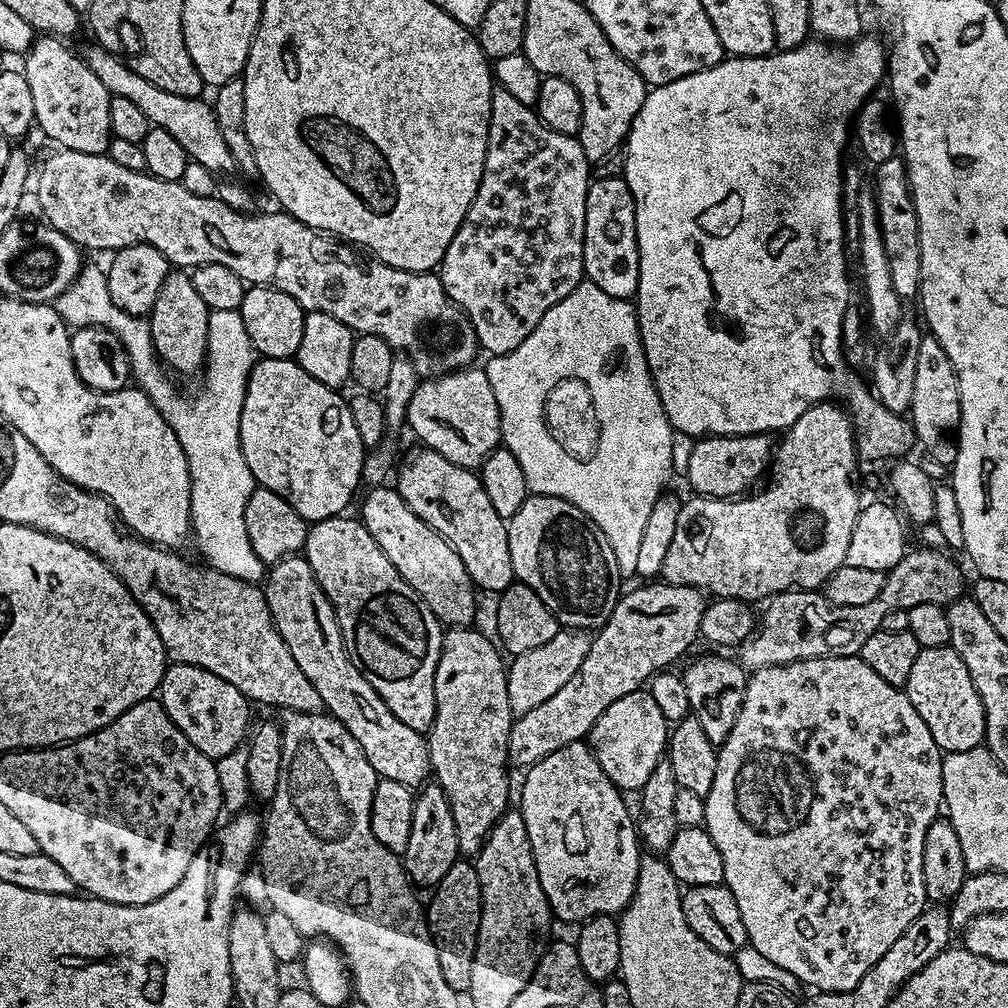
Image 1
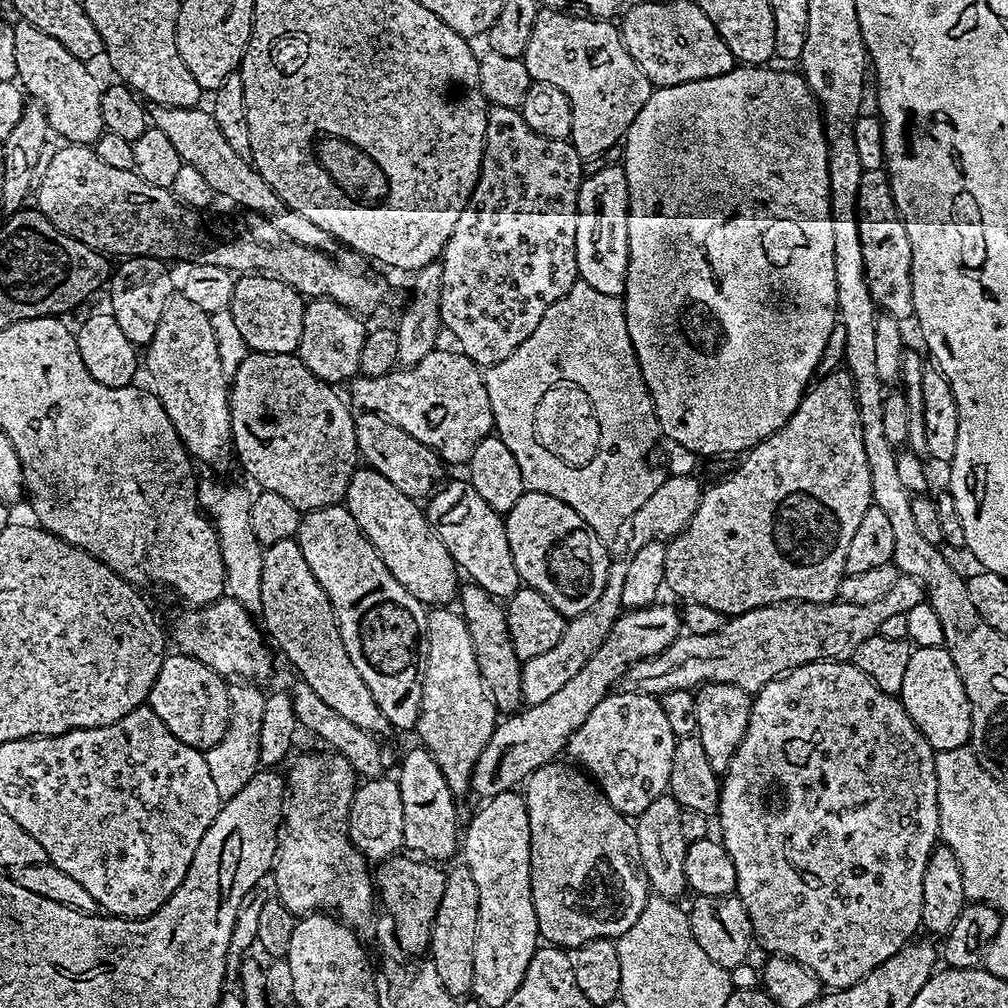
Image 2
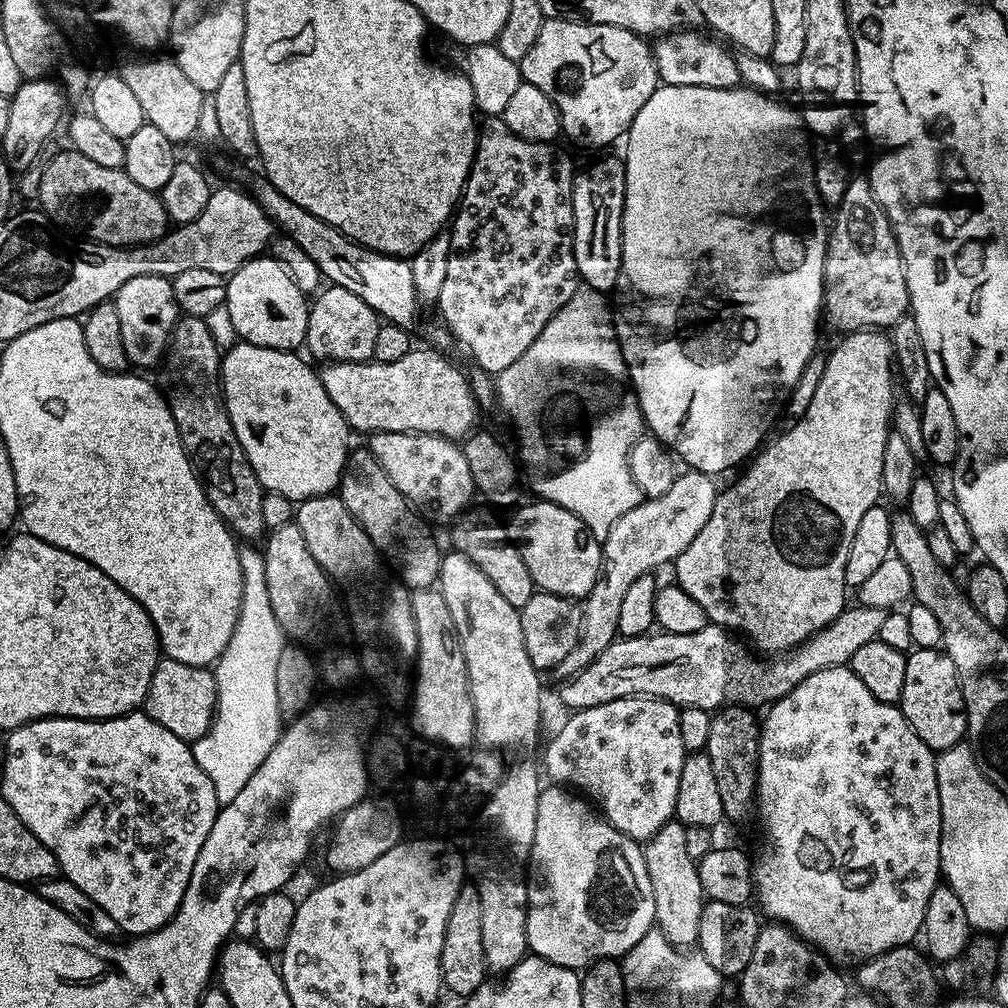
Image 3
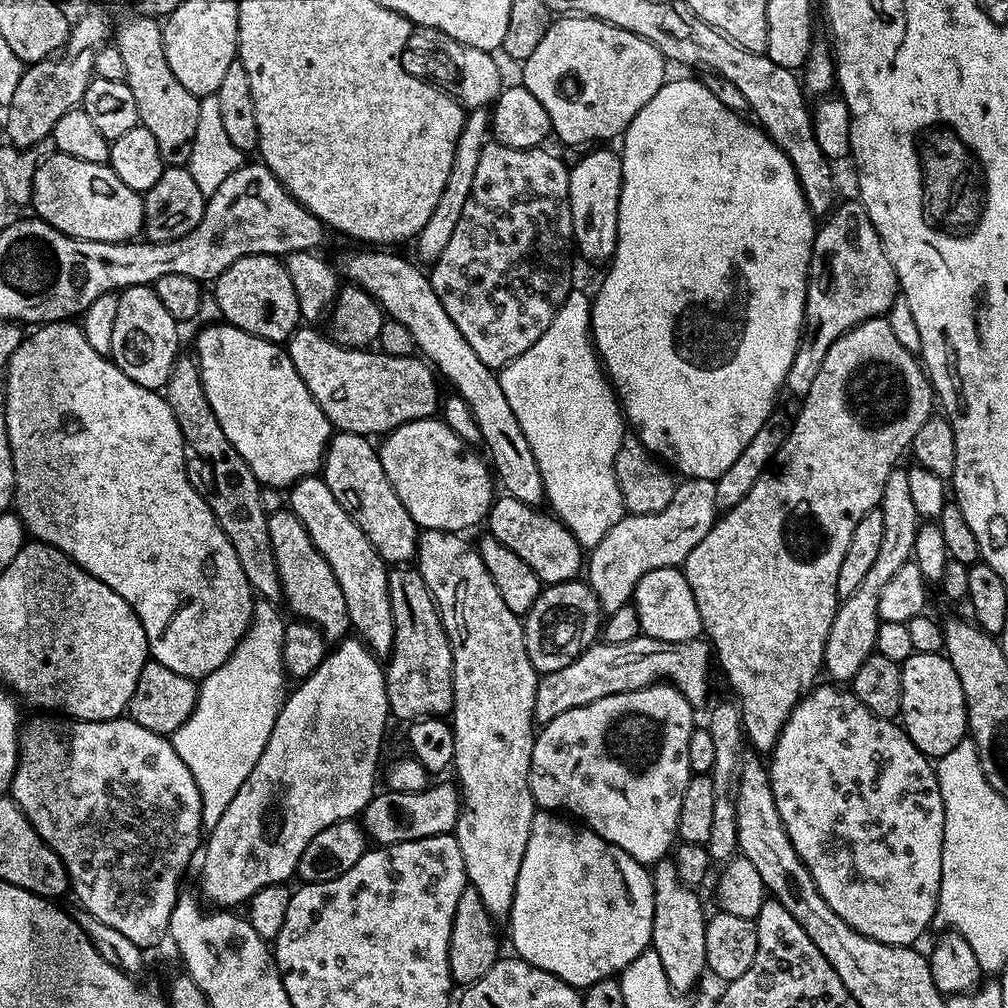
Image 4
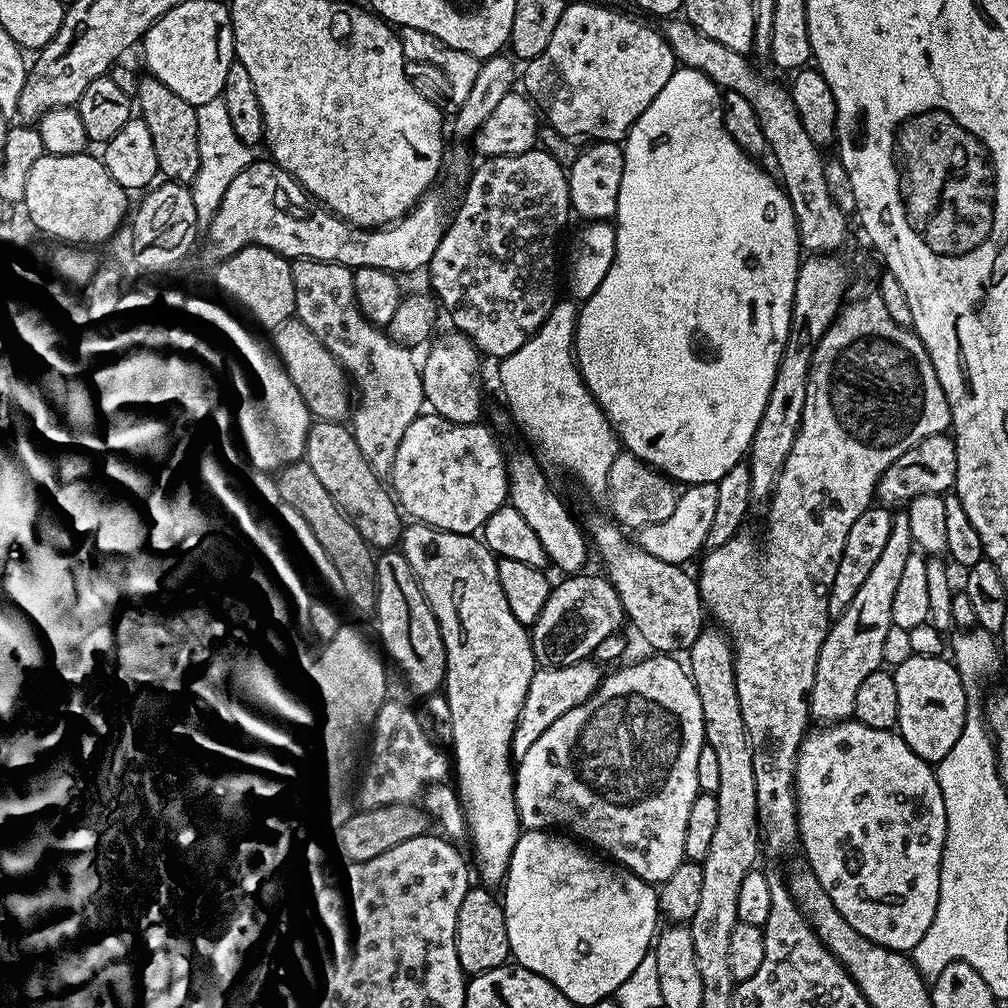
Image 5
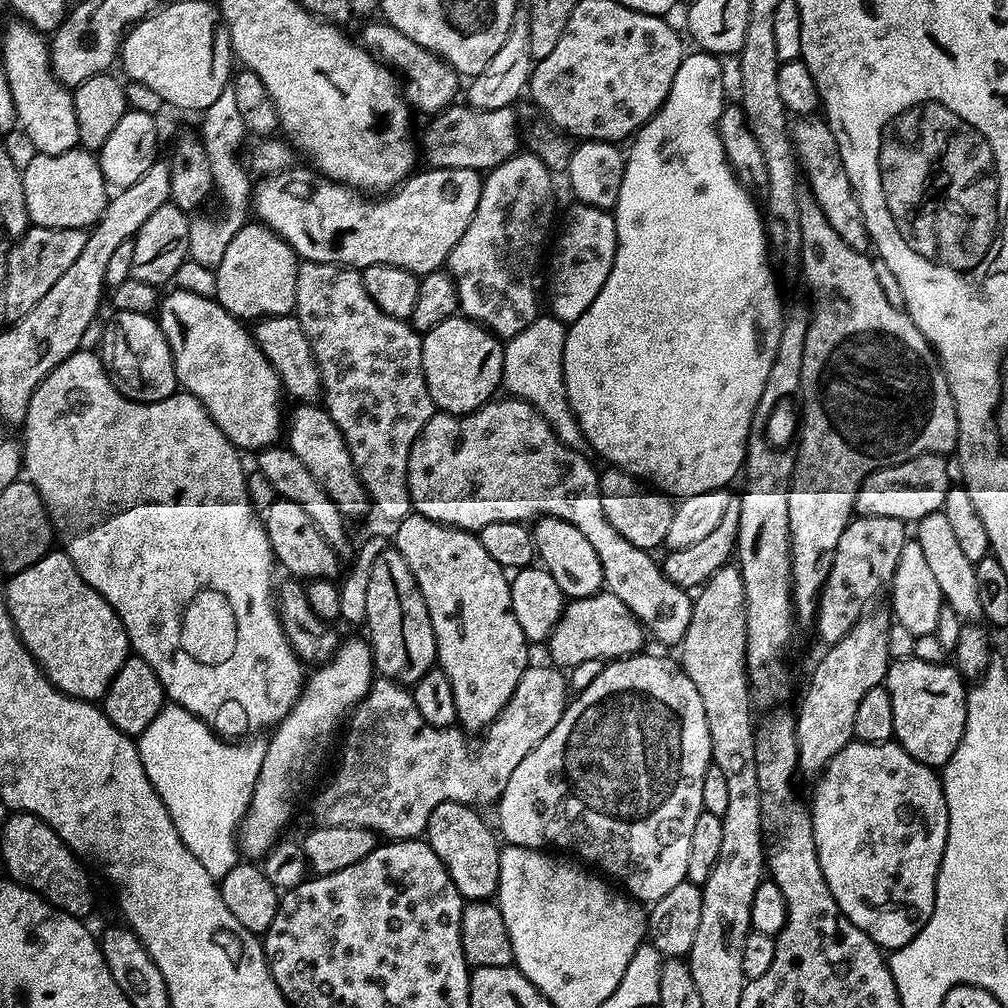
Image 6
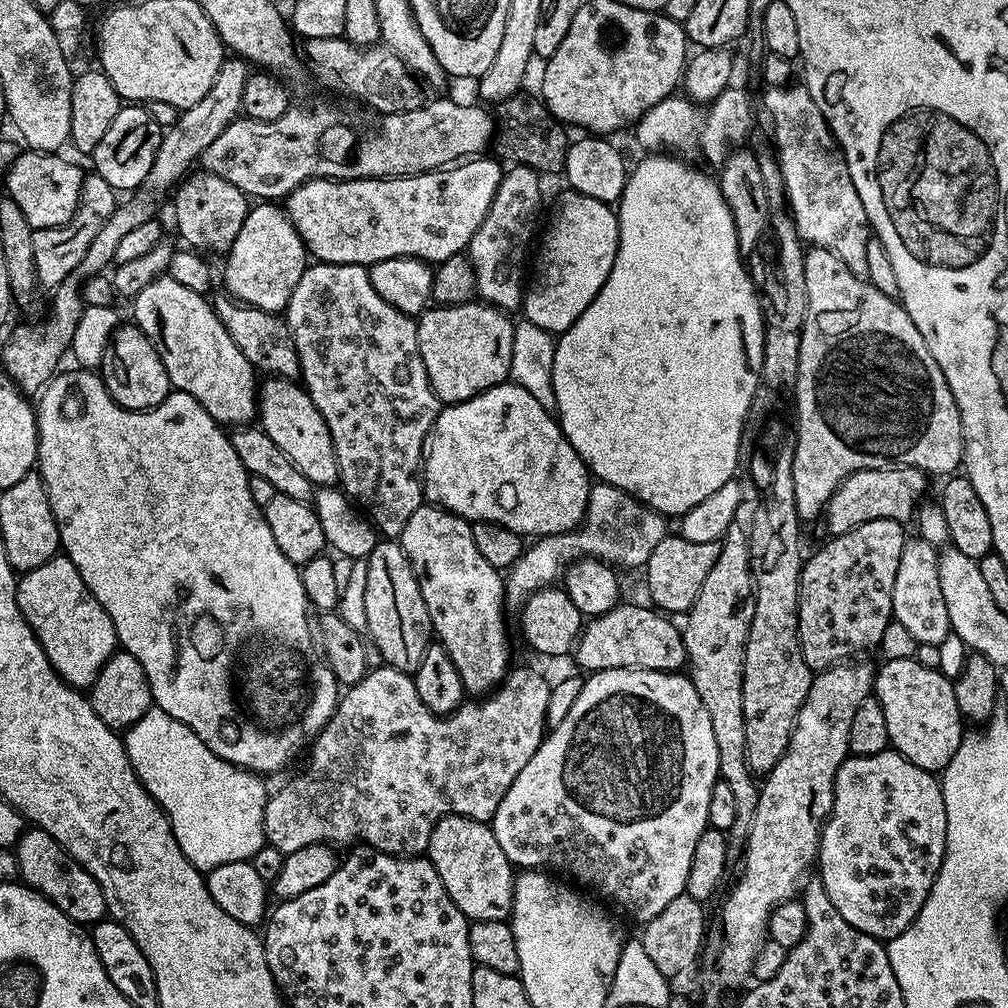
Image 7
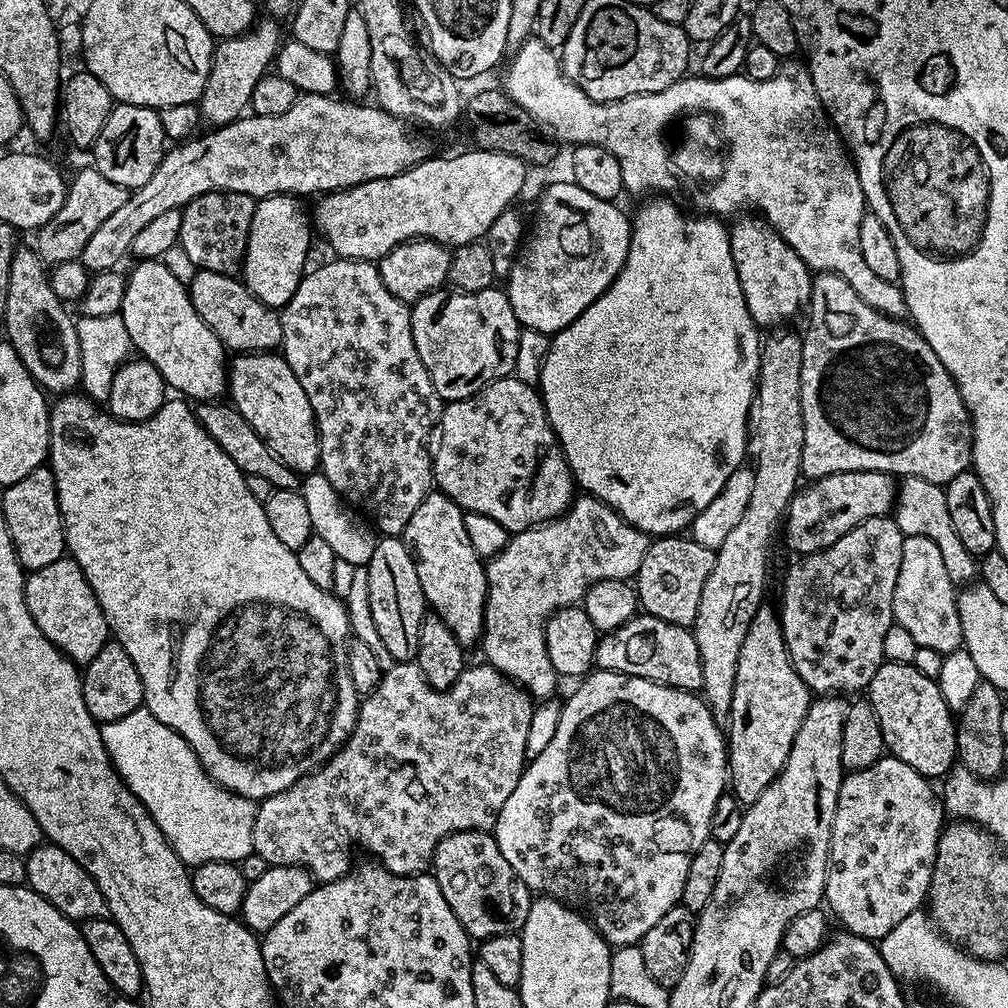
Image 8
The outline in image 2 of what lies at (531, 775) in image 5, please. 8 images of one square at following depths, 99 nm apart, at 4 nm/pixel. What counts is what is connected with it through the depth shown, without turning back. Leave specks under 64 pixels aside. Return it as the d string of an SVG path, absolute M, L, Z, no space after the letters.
M616 690L590 710L590 718L578 726L568 741L567 751L572 752L573 761L581 760L576 762L583 765L621 815L637 816L656 798L665 795L676 742L655 695Z

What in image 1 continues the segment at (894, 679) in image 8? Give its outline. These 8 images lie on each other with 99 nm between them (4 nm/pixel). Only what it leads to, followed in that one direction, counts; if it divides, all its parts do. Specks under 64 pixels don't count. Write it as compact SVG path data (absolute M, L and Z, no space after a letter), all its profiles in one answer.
M952 647L921 648L918 658L914 658L914 666L910 669L906 691L914 710L922 714L922 722L930 726L930 734L934 734L934 742L941 753L961 752L979 748L984 744L984 707L978 698L978 690L974 690L970 670L966 670L966 662L958 658L958 654Z

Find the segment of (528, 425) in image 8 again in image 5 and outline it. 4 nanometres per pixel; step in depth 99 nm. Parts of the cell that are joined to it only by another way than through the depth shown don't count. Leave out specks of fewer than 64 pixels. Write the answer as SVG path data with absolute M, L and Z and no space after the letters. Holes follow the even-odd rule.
M422 414L414 418L414 422L406 426L406 434L402 434L402 443L398 446L398 455L390 473L390 488L401 509L407 515L409 512L413 521L471 536L483 529L494 510L505 507L508 498L506 455L484 422L455 424L435 414ZM604 516L586 524L586 532L595 555L597 552L604 559L603 571L622 602L627 623L636 627L637 634L652 647L649 649L653 653L683 653L691 648L706 624L699 583L681 565L662 562L662 558L646 554L635 543L624 544L625 529Z

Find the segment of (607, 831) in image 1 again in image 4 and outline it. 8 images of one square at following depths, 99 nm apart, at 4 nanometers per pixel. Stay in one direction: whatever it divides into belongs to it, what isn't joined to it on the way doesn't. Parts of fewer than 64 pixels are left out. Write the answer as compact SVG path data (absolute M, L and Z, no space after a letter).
M538 810L534 814L510 913L512 944L519 959L562 978L574 989L583 990L594 982L615 977L638 954L649 951L653 918L654 886L652 873L645 865L630 858L626 850L606 842L591 828L555 811Z

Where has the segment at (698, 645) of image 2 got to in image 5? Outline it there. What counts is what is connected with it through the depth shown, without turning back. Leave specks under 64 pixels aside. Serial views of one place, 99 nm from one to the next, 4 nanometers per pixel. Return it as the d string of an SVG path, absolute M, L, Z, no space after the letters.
M591 659L561 668L537 667L534 678L530 678L530 690L526 690L526 702L522 702L522 710L518 714L512 739L513 757L524 756L526 750L530 750L530 746L534 746L534 742L538 742L538 738L542 738L542 734L562 718L562 714L574 710L574 706L582 706L582 702L591 698L600 687L601 679L601 665Z

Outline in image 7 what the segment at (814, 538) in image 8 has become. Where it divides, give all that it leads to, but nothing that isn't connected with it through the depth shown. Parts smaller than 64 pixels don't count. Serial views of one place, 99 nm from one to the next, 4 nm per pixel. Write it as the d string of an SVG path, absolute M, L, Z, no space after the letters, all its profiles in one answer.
M893 466L855 472L842 481L836 493L828 499L822 520L828 523L832 536L846 534L854 530L854 526L862 526L862 522L871 520L911 521L925 499L924 491L927 490L928 483L929 477L918 468Z

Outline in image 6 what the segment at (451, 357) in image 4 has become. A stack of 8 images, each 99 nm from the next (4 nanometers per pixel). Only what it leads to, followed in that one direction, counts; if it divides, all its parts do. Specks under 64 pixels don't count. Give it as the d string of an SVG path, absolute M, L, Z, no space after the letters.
M542 516L531 525L532 543L536 545L536 556L539 563L558 582L568 600L577 600L593 596L604 588L602 562L598 562L598 554L590 541L578 531L578 526L570 526L557 516Z

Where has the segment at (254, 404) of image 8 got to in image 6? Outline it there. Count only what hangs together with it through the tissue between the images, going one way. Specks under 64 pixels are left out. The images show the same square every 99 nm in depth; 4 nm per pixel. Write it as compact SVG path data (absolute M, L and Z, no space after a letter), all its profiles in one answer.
M319 403L295 405L292 417L286 420L286 447L305 464L306 470L314 474L318 486L330 494L330 498L338 506L338 510L349 521L359 516L369 515L370 501L362 482L356 477L354 462L350 450L346 446L346 438L338 426L334 426L334 418Z

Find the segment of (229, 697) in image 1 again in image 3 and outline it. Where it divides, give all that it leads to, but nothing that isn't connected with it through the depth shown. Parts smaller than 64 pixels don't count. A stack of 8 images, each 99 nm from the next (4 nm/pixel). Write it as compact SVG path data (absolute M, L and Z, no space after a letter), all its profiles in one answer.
M161 658L156 661L156 669L142 705L149 718L166 726L170 734L189 742L205 735L216 717L216 678L207 667L190 666Z

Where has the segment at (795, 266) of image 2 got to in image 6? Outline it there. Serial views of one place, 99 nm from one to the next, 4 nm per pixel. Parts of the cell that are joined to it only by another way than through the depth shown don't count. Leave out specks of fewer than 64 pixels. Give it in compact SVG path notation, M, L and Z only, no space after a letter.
M696 50L685 55L684 61L678 66L678 74L674 74L674 82L670 86L670 94L666 98L664 105L644 123L643 126L631 137L630 145L632 149L627 149L626 159L624 161L624 177L622 178L622 190L618 190L618 202L614 209L616 218L616 257L614 258L614 266L610 270L610 278L606 278L606 286L602 286L602 290L598 290L598 298L594 298L594 302L590 302L590 306L586 311L574 321L573 324L567 325L564 333L564 357L562 358L562 370L564 371L564 385L566 386L566 398L570 402L572 412L576 416L578 426L582 430L587 447L592 447L602 459L608 460L609 465L620 468L624 472L628 472L636 479L647 482L651 487L667 494L672 498L683 498L693 496L694 494L706 494L706 490L718 490L719 488L727 489L728 483L732 479L741 475L744 466L744 445L748 443L748 431L750 430L750 422L754 414L754 406L758 406L758 398L762 398L762 386L766 386L766 378L770 374L770 366L776 357L778 350L778 342L780 341L780 325L782 323L782 308L780 312L780 296L776 293L776 280L772 277L772 268L768 265L768 244L764 241L764 232L766 236L766 224L762 219L762 212L756 209L753 193L747 188L743 188L738 182L738 178L732 172L732 168L728 164L726 154L722 150L722 138L718 134L716 127L718 126L718 118L720 112L726 103L724 97L724 72L720 69L720 64L715 55L703 50Z

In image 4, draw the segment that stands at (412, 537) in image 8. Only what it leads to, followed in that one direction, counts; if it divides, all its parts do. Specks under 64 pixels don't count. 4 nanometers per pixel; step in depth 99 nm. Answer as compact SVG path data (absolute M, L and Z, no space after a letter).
M423 529L416 542L415 563L422 578L436 600L436 611L452 644L452 681L454 702L450 723L454 733L453 765L460 767L458 787L462 793L460 817L454 833L466 866L468 884L478 894L493 918L507 917L516 897L518 870L522 870L522 854L530 838L530 826L538 811L530 790L530 766L534 735L534 698L538 673L526 654L524 626L521 617L515 616L502 602L490 570L482 562L479 551L464 541L463 535L442 530Z

